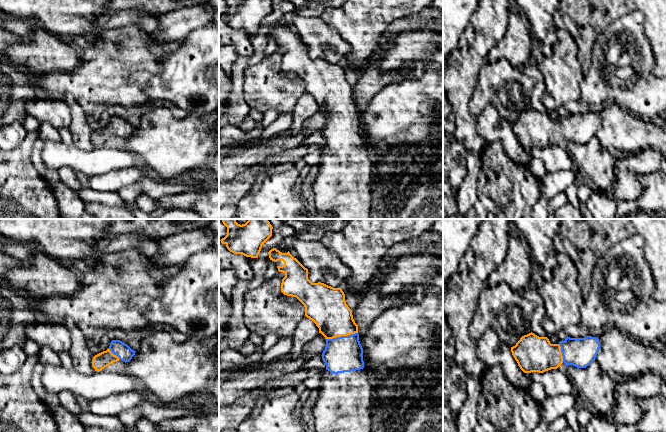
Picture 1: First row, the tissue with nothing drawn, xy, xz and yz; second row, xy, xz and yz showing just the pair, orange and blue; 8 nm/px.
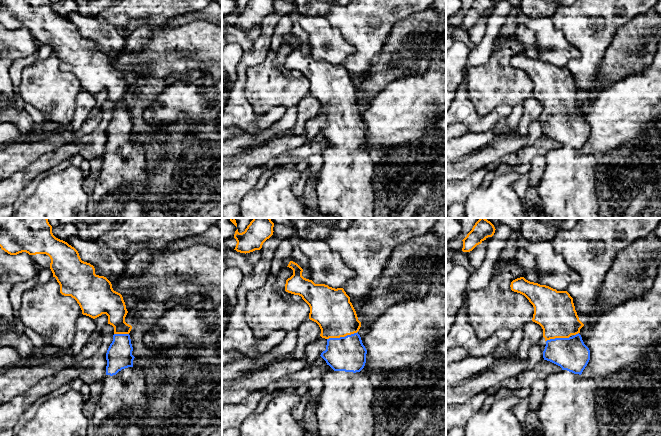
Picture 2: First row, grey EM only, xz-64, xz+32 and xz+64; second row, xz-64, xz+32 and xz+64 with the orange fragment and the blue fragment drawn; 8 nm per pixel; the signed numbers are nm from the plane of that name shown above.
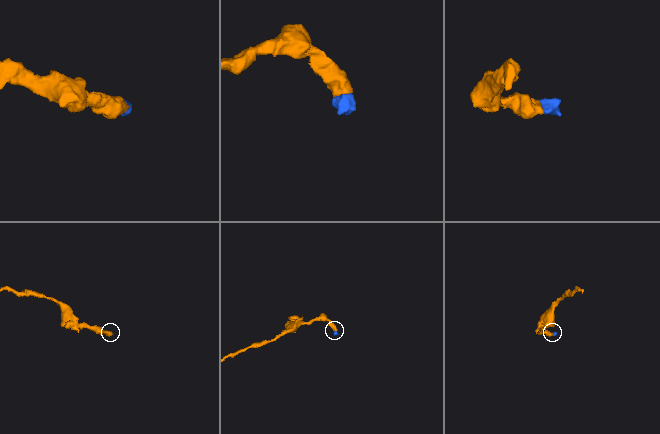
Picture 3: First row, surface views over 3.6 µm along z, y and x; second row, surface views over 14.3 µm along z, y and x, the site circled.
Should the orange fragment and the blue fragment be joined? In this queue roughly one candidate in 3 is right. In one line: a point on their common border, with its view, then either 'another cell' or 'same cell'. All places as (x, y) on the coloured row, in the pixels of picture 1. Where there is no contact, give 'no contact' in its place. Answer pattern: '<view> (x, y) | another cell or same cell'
xz (341, 335) | same cell

